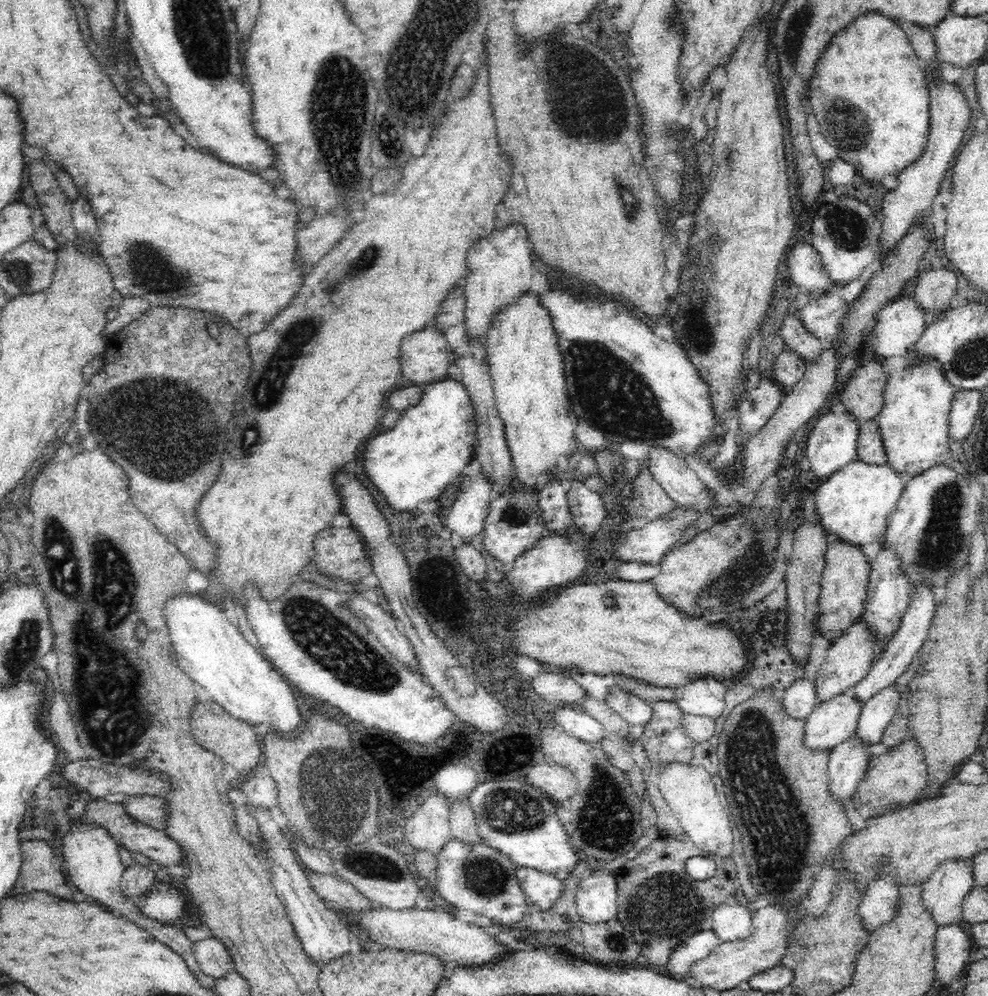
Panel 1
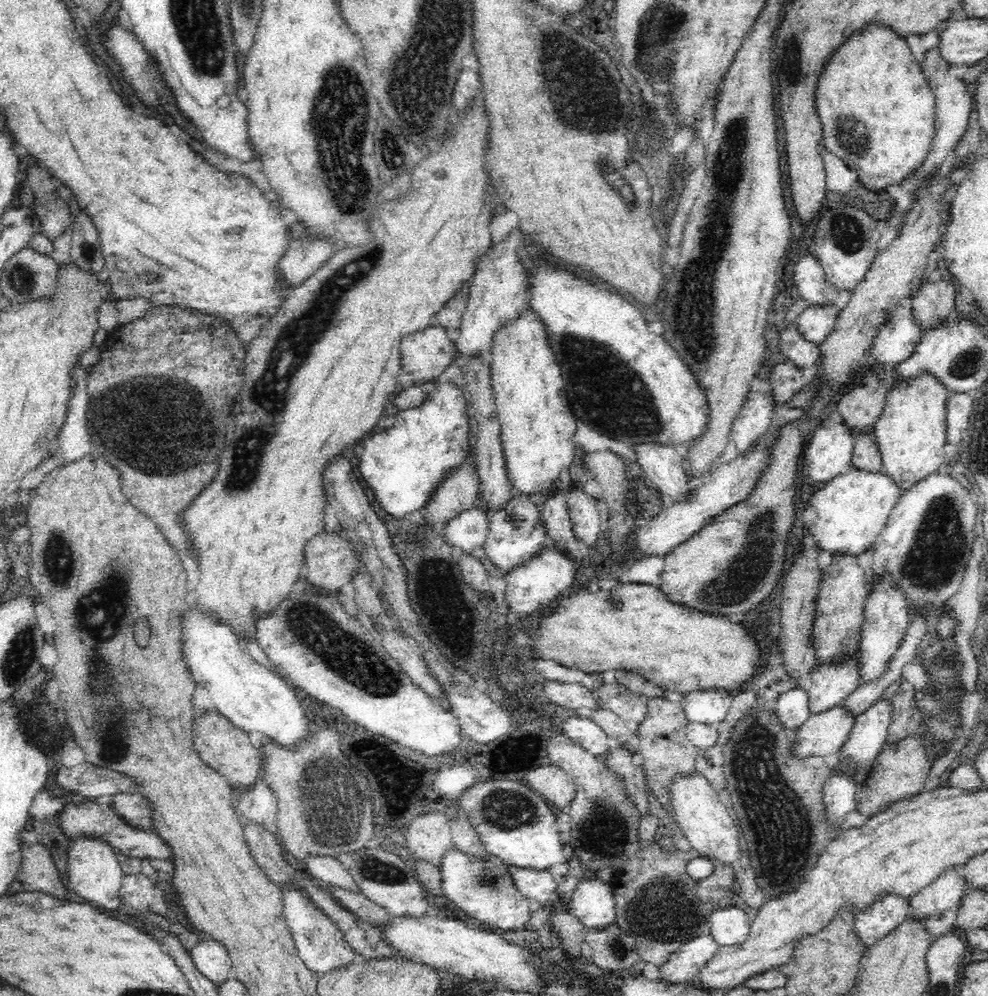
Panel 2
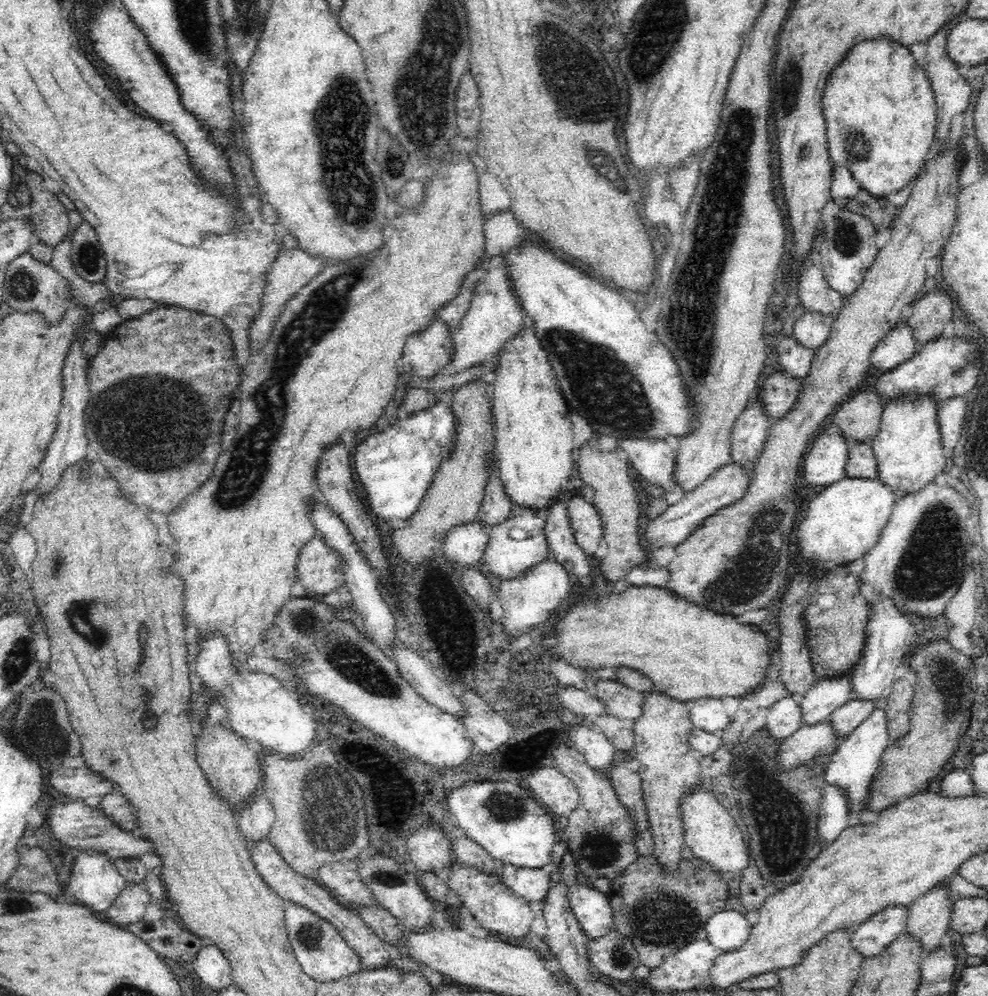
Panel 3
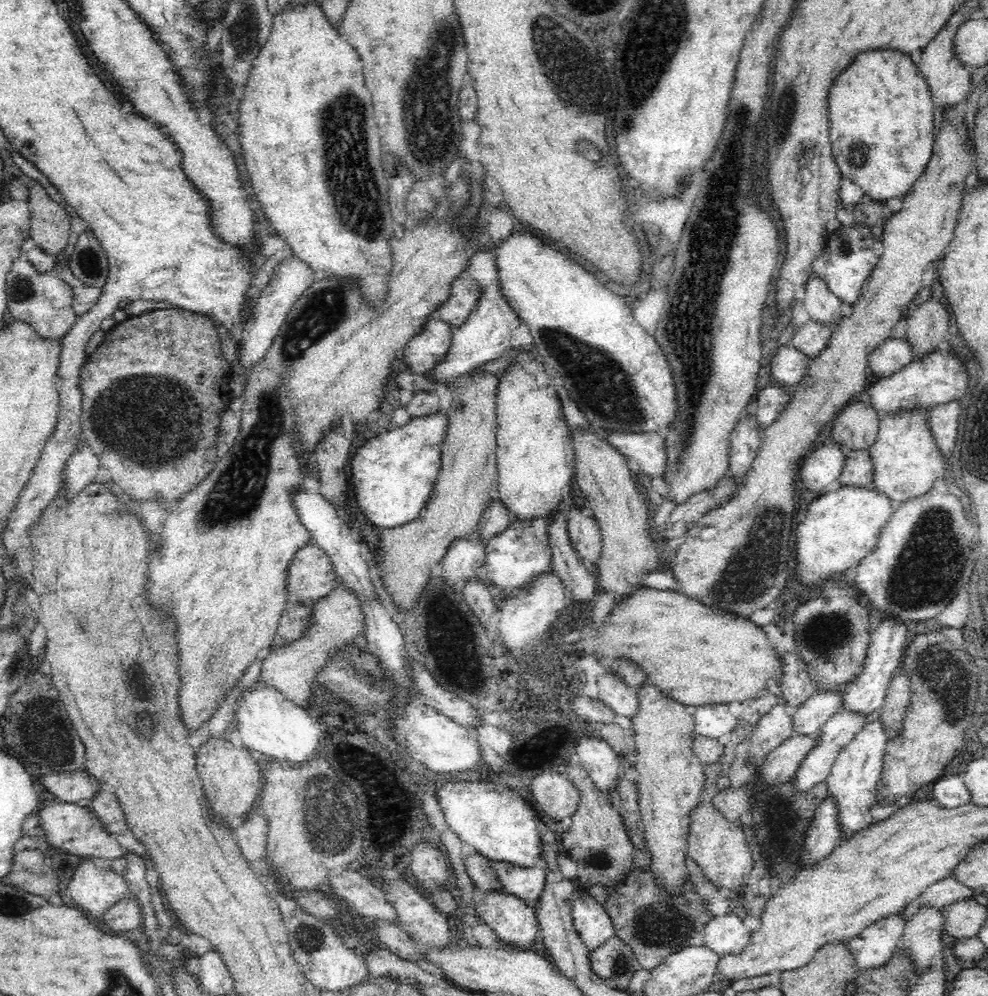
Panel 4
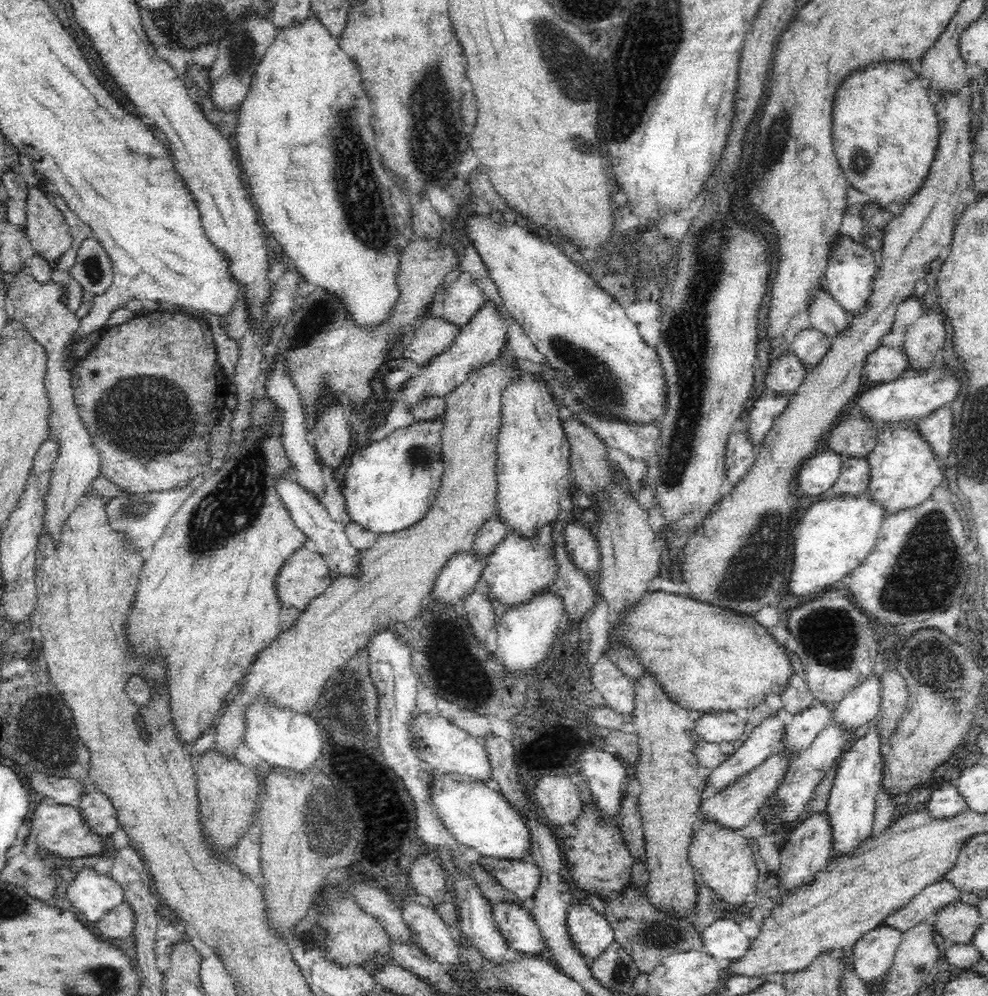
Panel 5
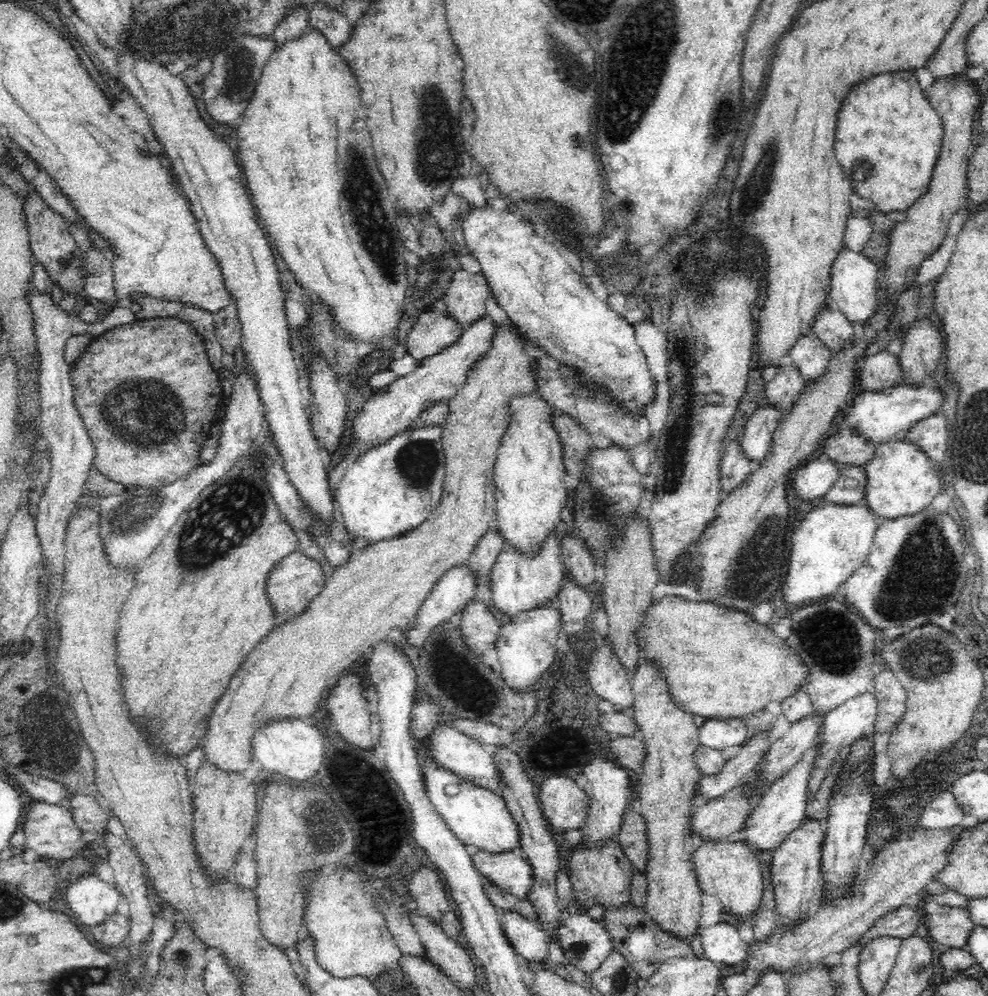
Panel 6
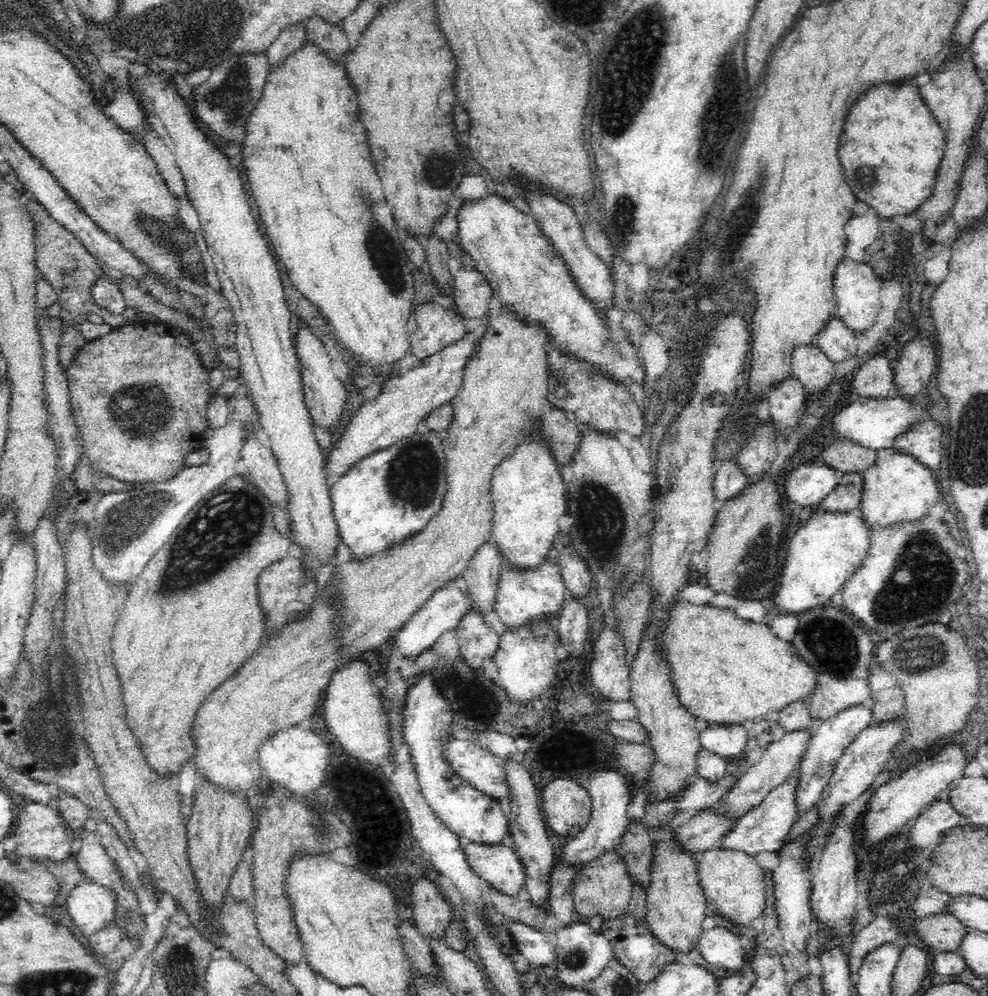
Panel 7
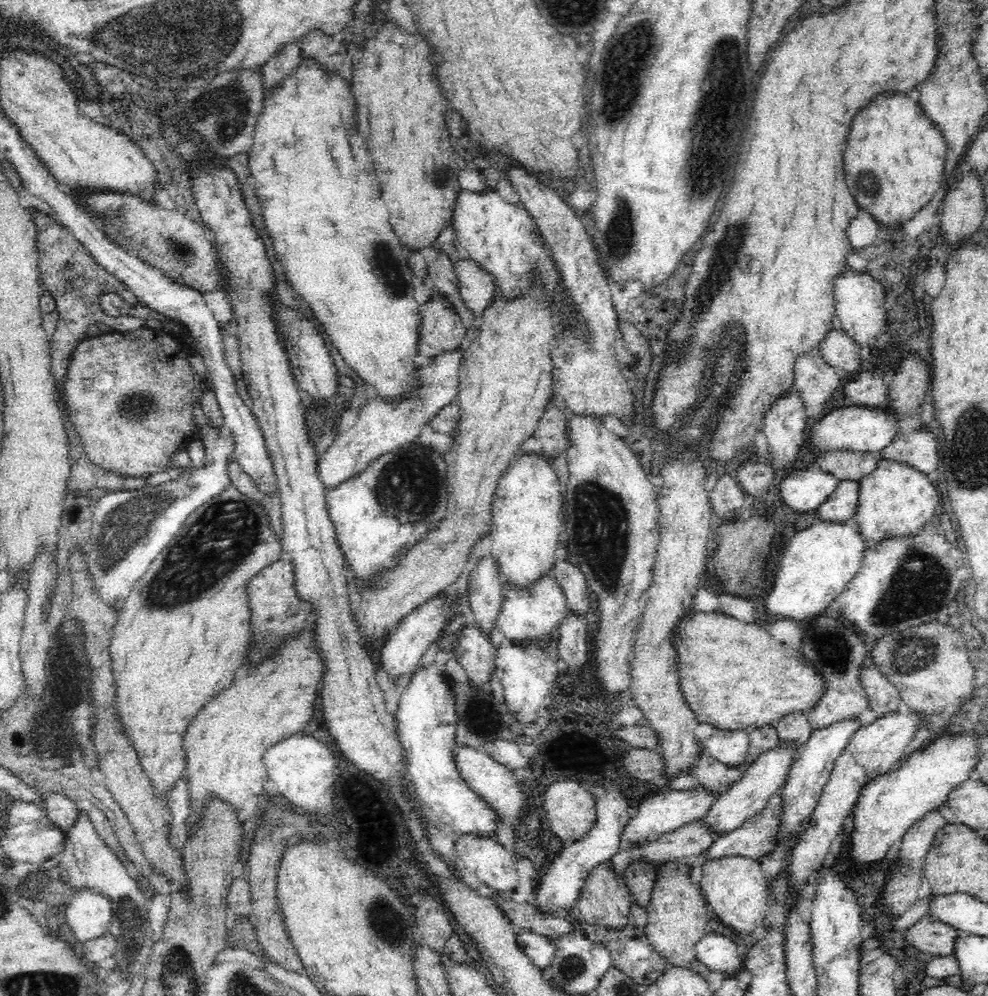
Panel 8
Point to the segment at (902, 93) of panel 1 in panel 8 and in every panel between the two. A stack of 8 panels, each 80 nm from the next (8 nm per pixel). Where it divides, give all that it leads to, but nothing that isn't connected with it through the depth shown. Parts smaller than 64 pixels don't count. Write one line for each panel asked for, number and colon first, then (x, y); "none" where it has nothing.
2: (872, 87)
3: (877, 100)
4: (881, 113)
5: (885, 128)
6: (888, 116)
7: (891, 146)
8: (894, 157)

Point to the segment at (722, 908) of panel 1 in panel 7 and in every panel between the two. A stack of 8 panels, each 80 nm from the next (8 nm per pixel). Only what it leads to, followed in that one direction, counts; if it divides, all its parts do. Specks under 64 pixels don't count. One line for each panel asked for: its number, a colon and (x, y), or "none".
2: (730, 925)
3: (727, 930)
4: (728, 934)
5: (723, 939)
6: (722, 943)
7: (721, 948)

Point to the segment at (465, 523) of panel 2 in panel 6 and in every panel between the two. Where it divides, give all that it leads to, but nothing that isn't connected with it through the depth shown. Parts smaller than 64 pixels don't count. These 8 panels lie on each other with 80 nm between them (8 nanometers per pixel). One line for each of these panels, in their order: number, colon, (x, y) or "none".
3: (464, 544)
4: (465, 555)
5: (460, 573)
6: (457, 586)

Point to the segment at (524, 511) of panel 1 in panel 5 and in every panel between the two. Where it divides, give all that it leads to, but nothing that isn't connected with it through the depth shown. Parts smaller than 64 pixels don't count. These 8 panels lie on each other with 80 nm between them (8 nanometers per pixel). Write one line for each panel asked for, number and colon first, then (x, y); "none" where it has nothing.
2: (516, 531)
3: (518, 541)
4: (513, 556)
5: (518, 566)

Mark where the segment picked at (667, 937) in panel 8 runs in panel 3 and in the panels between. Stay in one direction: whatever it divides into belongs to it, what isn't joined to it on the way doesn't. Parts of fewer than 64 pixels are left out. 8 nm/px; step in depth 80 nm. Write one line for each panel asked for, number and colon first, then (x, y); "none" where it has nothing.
3: (668, 767)
4: (672, 777)
5: (672, 780)
6: (669, 776)
7: (675, 912)

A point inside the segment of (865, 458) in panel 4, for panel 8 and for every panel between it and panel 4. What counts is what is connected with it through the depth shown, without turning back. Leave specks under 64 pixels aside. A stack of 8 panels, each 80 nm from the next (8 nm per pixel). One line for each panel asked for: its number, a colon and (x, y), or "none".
5: (854, 478)
6: (850, 487)
7: (847, 494)
8: (842, 504)

